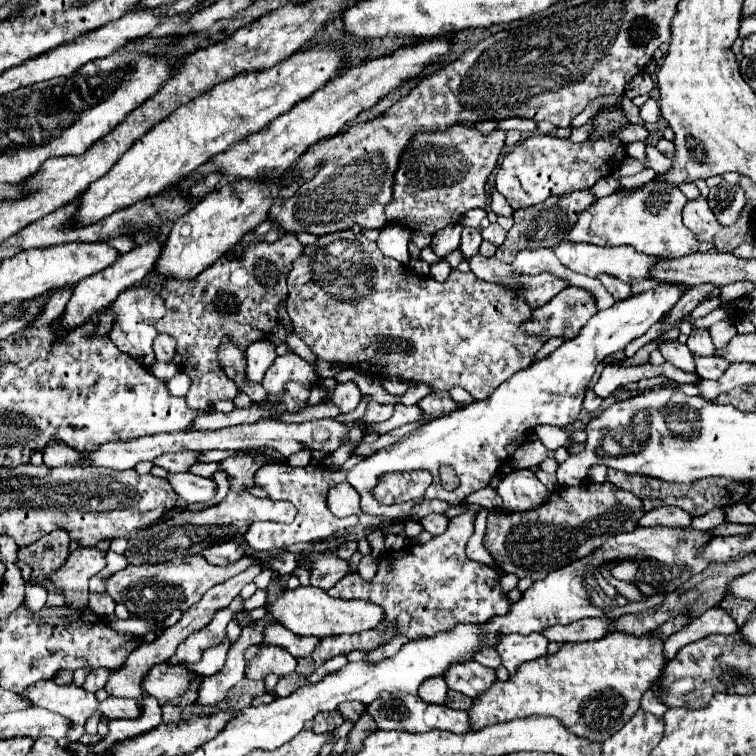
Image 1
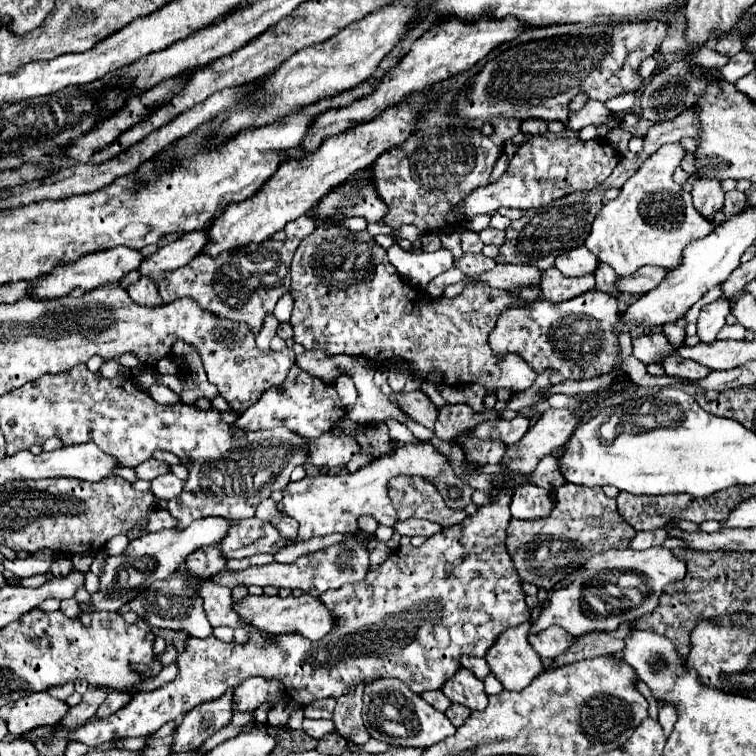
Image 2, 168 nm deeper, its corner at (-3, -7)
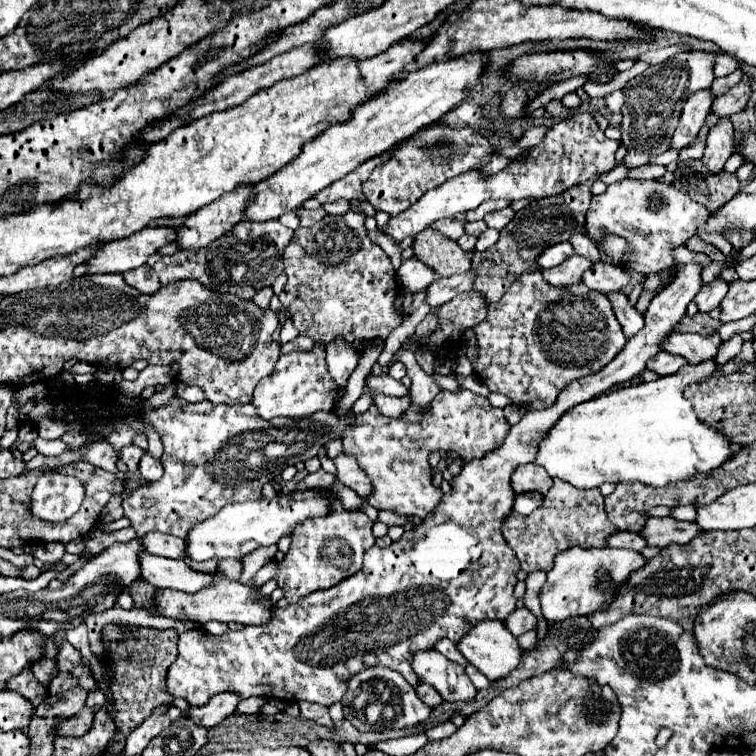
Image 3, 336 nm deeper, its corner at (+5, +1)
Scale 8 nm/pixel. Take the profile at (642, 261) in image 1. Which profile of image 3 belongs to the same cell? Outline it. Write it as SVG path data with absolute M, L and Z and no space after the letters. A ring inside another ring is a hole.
M564 241L564 243L556 243L556 245L552 245L552 247L548 247L548 249L544 249L542 253L540 253L540 257L538 257L538 267L542 267L542 269L550 269L550 267L556 267L556 265L560 265L562 261L566 261L568 257L572 257L574 255L574 247L570 245L570 241Z

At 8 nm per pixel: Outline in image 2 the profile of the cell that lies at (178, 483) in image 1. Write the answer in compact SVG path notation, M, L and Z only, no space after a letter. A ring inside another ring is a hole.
M168 473L168 475L160 475L160 477L156 477L156 479L152 481L152 487L150 487L150 489L154 491L156 497L168 501L168 499L174 499L174 497L178 497L178 495L182 493L182 489L184 489L184 481L178 479L176 475Z

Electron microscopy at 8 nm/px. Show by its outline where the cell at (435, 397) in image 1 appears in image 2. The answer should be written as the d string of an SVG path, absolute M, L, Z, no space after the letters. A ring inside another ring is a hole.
M412 391L412 393L396 393L396 401L400 409L404 409L416 423L432 429L436 419L438 419L438 407L430 401L428 395L422 391Z

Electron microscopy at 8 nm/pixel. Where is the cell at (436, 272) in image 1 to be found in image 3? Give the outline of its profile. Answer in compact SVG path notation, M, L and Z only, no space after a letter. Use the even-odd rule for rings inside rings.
M466 271L460 275L452 275L452 277L438 277L432 287L428 287L426 291L426 303L436 309L444 303L448 303L452 297L470 291L474 285L474 271Z

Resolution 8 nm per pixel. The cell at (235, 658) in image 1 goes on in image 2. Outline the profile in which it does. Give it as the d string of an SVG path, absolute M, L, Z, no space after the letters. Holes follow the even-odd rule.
M228 689L228 693L220 695L220 699L200 703L192 711L188 711L176 729L172 751L194 751L220 727L228 725L228 721L232 719L232 695L234 689Z

